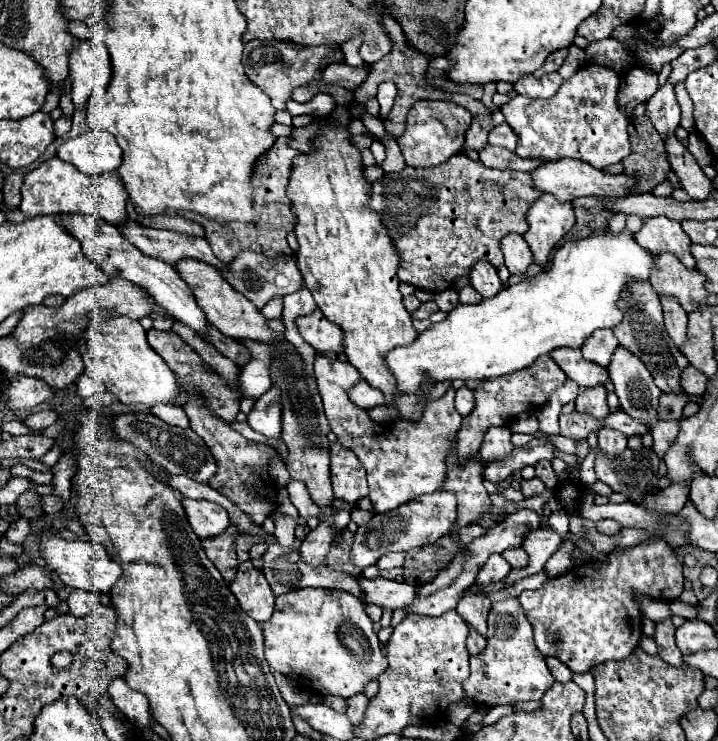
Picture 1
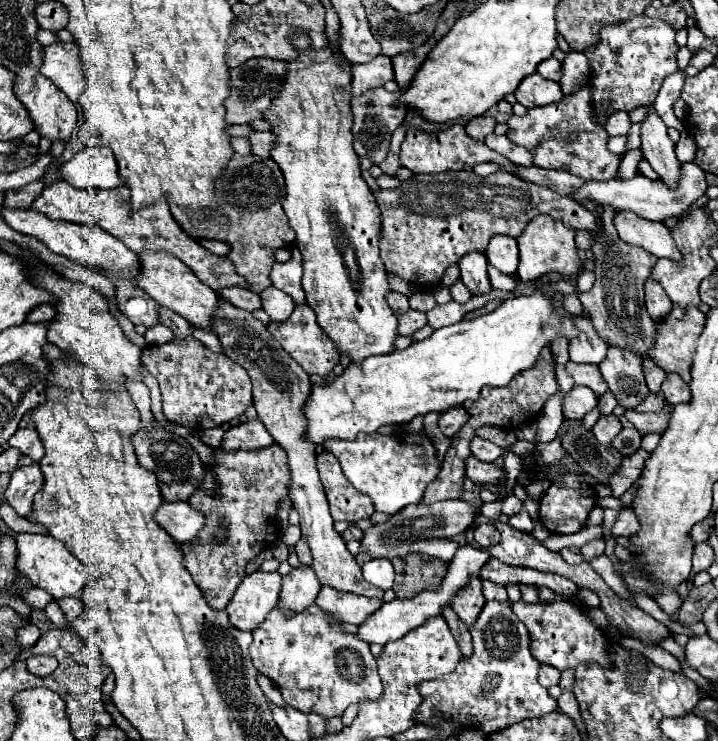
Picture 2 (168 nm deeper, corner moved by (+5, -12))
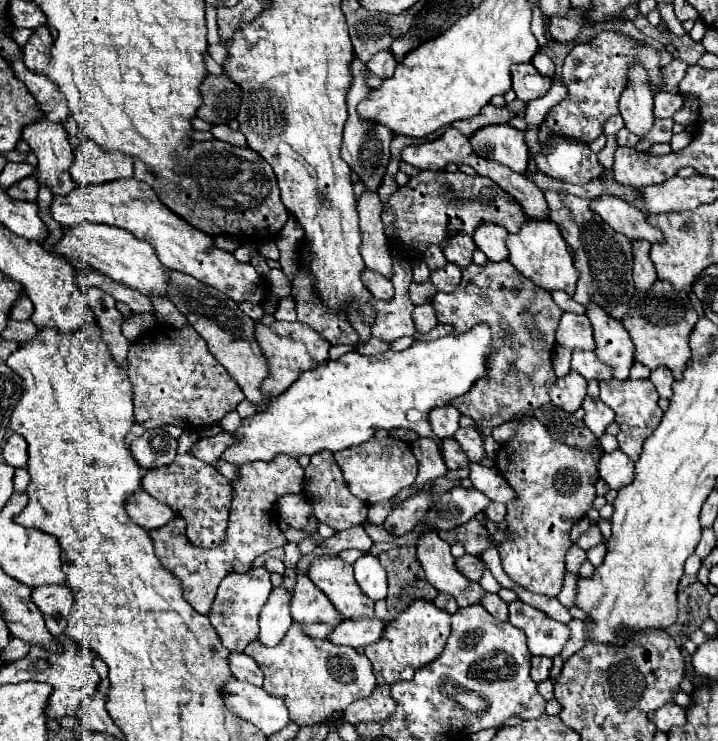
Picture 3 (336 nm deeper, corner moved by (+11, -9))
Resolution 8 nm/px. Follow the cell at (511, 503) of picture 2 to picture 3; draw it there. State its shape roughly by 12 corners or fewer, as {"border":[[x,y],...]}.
{"border":[[489,503],[485,517],[493,523],[505,519],[503,503]]}

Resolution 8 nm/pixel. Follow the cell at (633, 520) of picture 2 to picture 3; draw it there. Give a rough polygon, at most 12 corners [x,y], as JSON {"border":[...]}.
{"border":[[591,527],[575,541],[581,549],[603,541],[599,527]]}

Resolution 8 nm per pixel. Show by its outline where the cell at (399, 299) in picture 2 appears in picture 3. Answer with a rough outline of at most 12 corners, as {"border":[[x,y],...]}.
{"border":[[363,269],[361,279],[377,299],[391,299],[393,285],[381,273]]}

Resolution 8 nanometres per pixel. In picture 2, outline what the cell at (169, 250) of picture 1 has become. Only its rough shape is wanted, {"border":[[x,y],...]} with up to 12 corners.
{"border":[[221,288],[219,296],[243,310],[261,308],[259,294],[239,288]]}

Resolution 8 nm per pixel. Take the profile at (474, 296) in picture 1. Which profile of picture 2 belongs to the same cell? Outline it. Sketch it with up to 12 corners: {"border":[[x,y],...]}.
{"border":[[457,280],[451,290],[453,300],[459,304],[471,298],[461,280]]}

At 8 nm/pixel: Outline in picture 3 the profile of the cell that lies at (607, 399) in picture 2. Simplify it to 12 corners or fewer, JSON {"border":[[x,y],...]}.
{"border":[[649,379],[601,381],[619,449],[637,461],[663,411]]}

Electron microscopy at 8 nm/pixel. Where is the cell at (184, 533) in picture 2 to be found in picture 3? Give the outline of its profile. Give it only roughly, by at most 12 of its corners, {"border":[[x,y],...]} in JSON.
{"border":[[143,489],[125,503],[133,523],[147,531],[175,519],[173,509]]}

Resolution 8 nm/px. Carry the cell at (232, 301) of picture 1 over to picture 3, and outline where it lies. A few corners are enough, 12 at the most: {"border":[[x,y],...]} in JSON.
{"border":[[103,223],[63,227],[53,251],[143,295],[167,295],[151,245]]}

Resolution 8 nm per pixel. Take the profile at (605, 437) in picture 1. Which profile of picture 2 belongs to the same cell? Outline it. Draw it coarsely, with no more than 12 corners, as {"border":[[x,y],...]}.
{"border":[[615,414],[601,416],[593,426],[595,438],[611,446],[621,432]]}

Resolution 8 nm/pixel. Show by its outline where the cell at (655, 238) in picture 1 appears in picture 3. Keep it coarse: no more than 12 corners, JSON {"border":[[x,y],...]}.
{"border":[[611,195],[591,201],[591,209],[633,241],[663,241],[645,213]]}

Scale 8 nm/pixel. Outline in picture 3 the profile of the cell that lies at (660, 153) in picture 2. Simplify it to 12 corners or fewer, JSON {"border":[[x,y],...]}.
{"border":[[639,61],[629,69],[619,113],[645,137],[653,125],[653,93]]}

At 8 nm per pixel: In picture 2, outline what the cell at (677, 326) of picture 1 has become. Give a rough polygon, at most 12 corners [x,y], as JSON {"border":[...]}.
{"border":[[647,280],[645,306],[653,320],[663,320],[673,302],[659,282]]}

